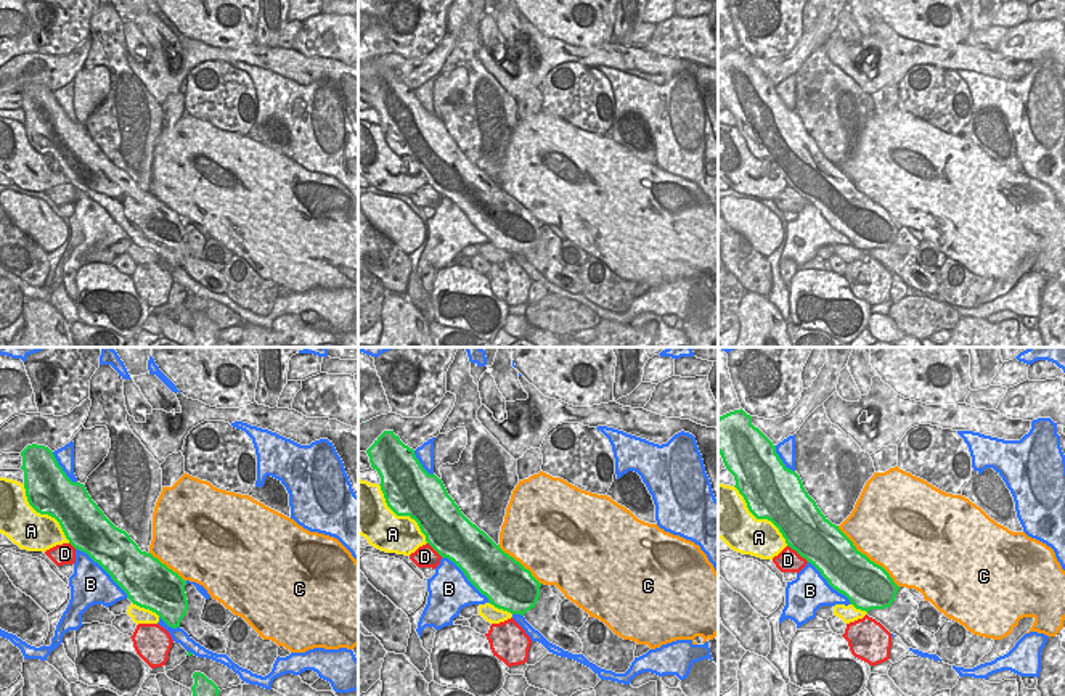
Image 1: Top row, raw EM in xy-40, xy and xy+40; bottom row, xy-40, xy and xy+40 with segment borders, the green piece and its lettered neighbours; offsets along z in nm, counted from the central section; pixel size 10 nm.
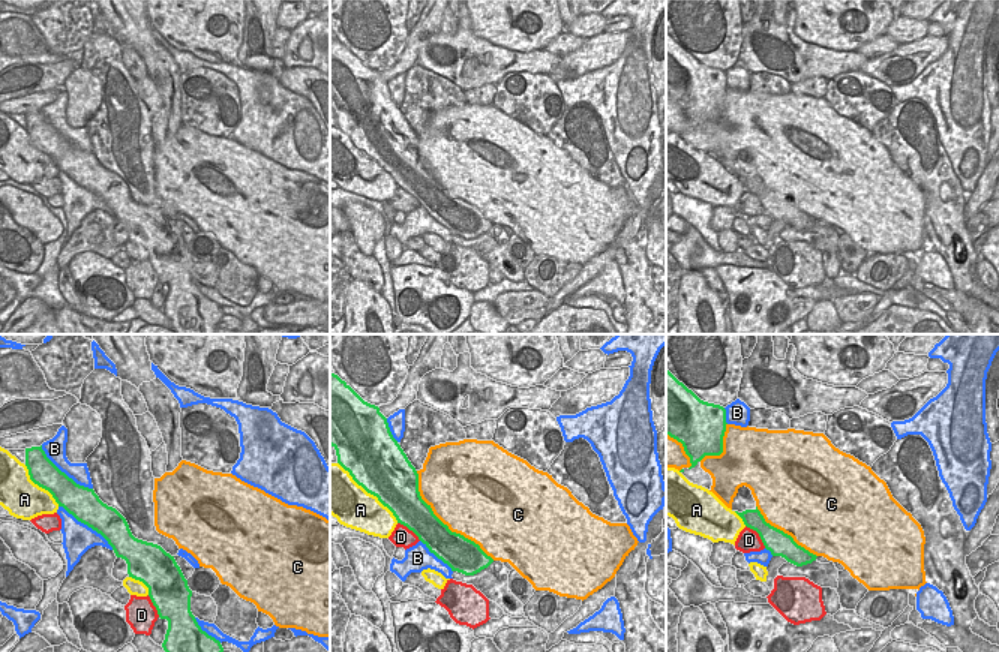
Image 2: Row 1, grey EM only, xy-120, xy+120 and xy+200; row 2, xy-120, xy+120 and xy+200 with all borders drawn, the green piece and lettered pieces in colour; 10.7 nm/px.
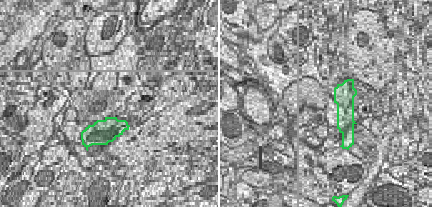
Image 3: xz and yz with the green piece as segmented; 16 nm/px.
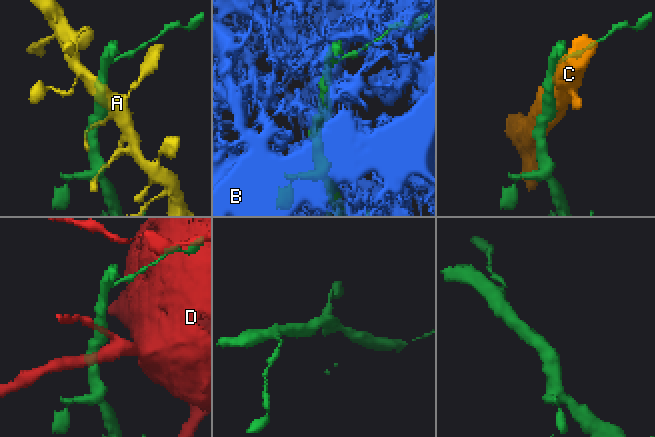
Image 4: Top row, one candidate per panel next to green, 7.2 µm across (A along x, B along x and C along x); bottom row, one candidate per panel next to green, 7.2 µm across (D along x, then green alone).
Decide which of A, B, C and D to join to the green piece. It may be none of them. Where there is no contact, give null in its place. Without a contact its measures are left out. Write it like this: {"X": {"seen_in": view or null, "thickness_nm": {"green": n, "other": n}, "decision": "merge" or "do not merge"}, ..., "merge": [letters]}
{"A": {"seen_in": "xy", "thickness_nm": {"green": 500, "other": 400}, "decision": "do not merge"}, "B": {"seen_in": "xy-40", "thickness_nm": {"green": 420, "other": 400}, "decision": "do not merge"}, "C": {"seen_in": "xy+40", "thickness_nm": {"green": 460, "other": 500}, "decision": "do not merge"}, "D": {"seen_in": "xy+40", "thickness_nm": {"green": 460, "other": 220}, "decision": "do not merge"}, "merge": []}

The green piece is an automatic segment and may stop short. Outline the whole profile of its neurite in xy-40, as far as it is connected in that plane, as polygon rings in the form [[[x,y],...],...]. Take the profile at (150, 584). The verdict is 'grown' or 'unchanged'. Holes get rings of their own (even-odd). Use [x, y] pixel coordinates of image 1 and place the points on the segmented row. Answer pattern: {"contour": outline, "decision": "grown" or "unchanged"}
{"contour": [[[27,445],[21,456],[29,505],[37,513],[55,518],[69,543],[98,563],[133,604],[156,612],[172,628],[180,627],[188,611],[186,580],[151,553],[141,551],[125,530],[116,527],[92,500],[85,485],[66,476],[48,447]]], "decision": "unchanged"}

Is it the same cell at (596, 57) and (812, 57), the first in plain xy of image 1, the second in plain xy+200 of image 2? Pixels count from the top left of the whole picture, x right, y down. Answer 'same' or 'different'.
same

